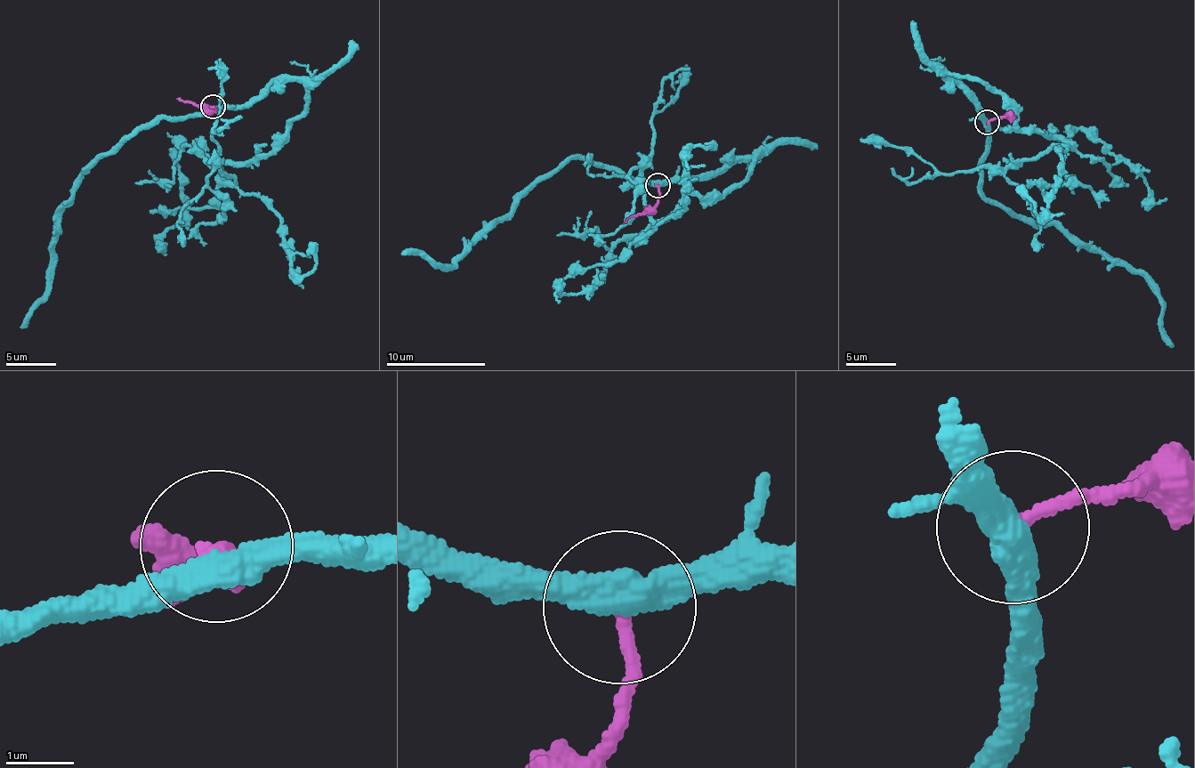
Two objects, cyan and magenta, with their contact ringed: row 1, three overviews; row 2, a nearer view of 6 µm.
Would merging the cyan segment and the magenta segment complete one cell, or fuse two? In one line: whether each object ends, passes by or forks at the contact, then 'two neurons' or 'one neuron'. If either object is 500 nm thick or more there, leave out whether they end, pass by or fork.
cyan passes by | magenta ends | two neurons

